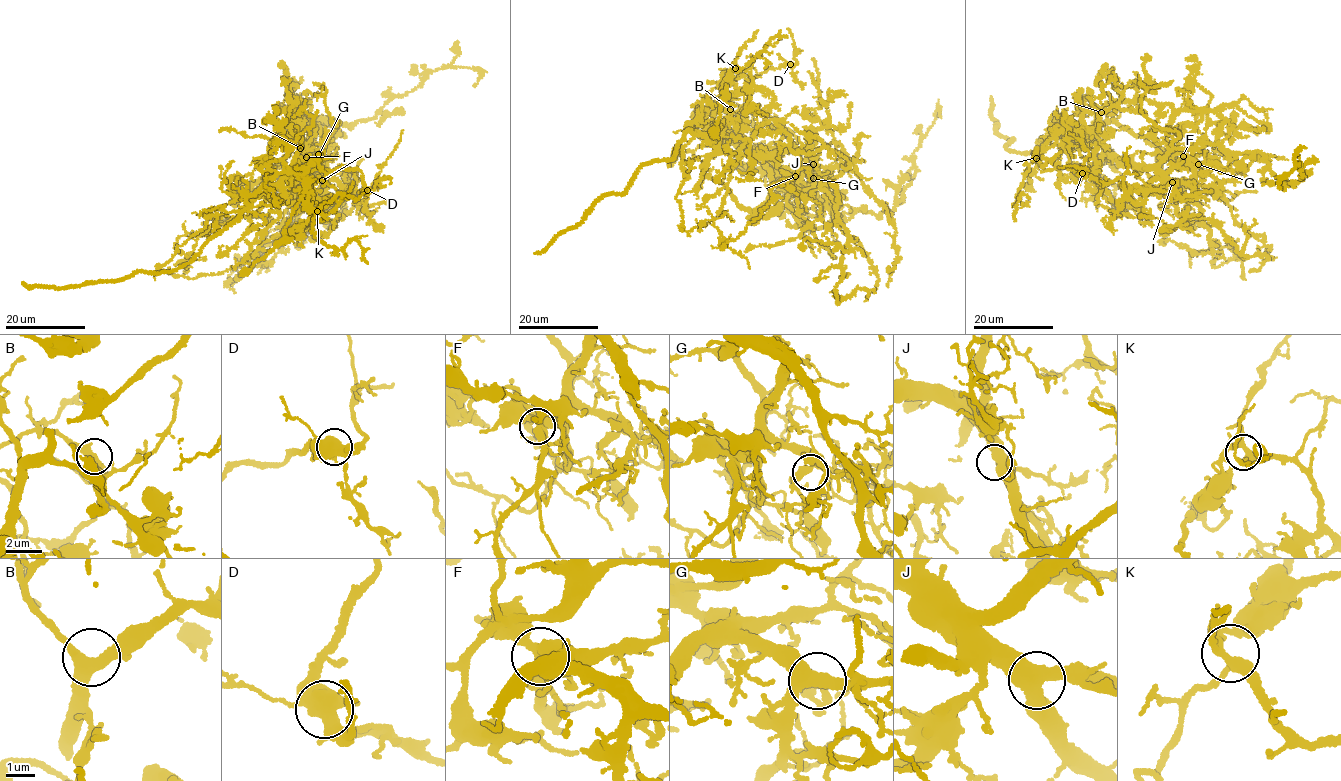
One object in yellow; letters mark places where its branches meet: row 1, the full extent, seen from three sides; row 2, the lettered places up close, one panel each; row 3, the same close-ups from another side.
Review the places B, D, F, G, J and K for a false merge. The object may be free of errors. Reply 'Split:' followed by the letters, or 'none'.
Split: none

